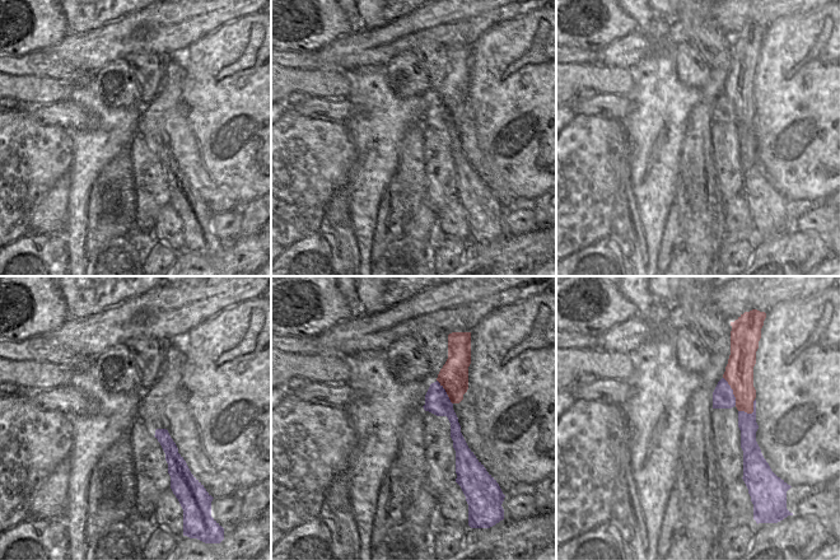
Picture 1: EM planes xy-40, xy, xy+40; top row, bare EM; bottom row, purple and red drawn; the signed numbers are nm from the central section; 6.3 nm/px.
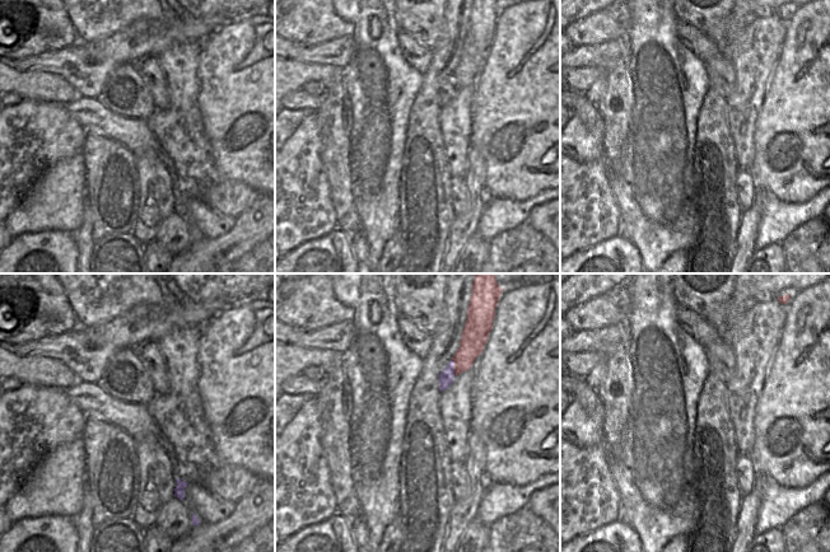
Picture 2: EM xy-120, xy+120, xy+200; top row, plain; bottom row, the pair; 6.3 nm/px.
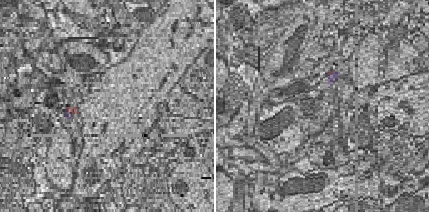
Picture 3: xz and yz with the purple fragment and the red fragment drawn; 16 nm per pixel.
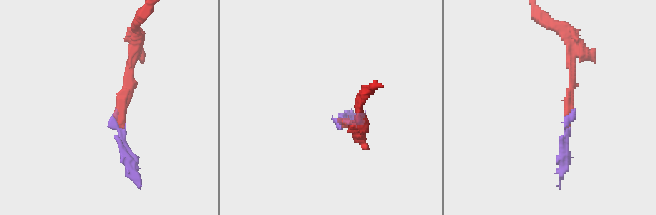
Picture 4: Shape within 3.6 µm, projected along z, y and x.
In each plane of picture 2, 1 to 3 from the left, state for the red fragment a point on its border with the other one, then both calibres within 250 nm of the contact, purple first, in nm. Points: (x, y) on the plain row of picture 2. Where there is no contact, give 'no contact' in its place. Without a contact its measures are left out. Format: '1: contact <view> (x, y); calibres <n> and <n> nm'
1: no contact
2: contact xy+120 (453, 82); calibres 100 and 160 nm
3: no contact

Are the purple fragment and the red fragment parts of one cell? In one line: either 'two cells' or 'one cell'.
one cell

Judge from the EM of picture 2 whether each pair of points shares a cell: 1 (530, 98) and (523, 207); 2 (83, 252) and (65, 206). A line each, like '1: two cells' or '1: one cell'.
1: two cells
2: two cells

